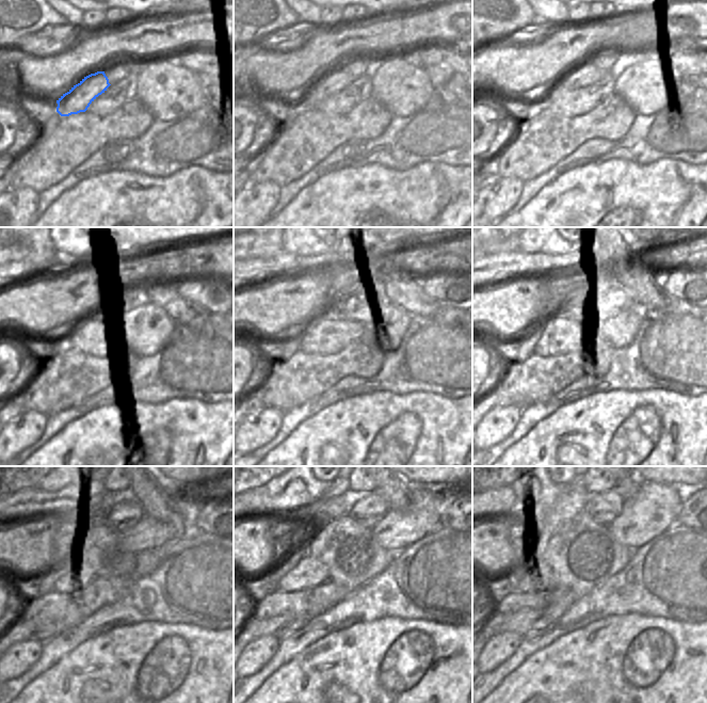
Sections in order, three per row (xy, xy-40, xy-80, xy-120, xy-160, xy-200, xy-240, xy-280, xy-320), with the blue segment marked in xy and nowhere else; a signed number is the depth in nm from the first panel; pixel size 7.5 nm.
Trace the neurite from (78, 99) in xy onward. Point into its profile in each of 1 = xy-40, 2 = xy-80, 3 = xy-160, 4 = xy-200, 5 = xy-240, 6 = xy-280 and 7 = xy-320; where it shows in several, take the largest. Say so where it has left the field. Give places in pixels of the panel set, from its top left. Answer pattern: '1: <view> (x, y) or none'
1: xy-40 (336, 80)
2: xy-80 (587, 73)
3: xy-160 (351, 307)
4: xy-200 (615, 299)
5: xy-240 (149, 533)
6: xy-280 (398, 528)
7: xy-320 (655, 507)

